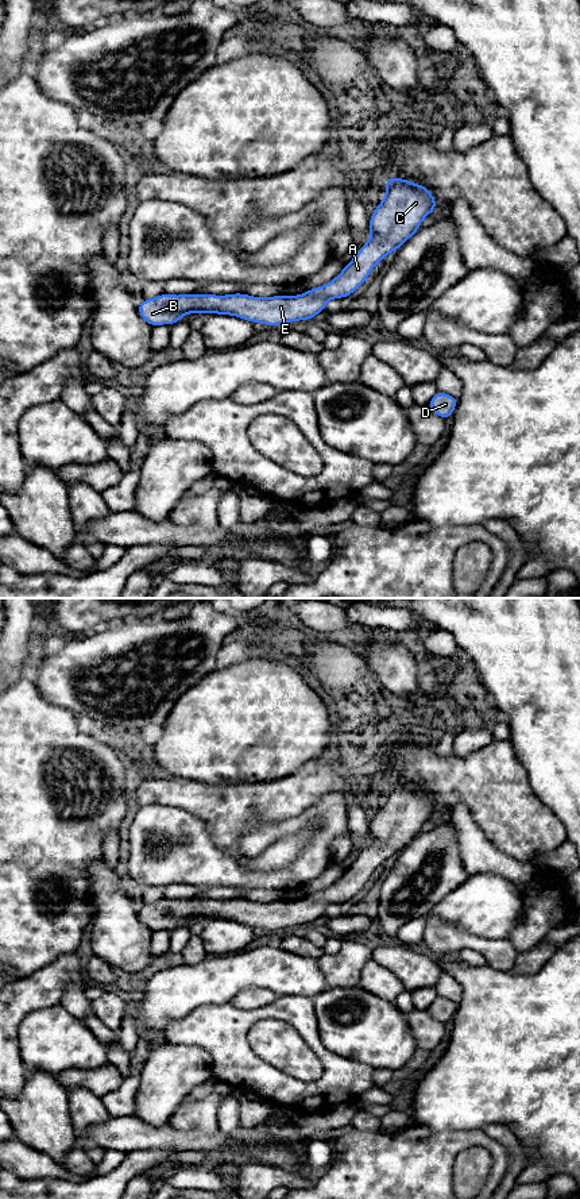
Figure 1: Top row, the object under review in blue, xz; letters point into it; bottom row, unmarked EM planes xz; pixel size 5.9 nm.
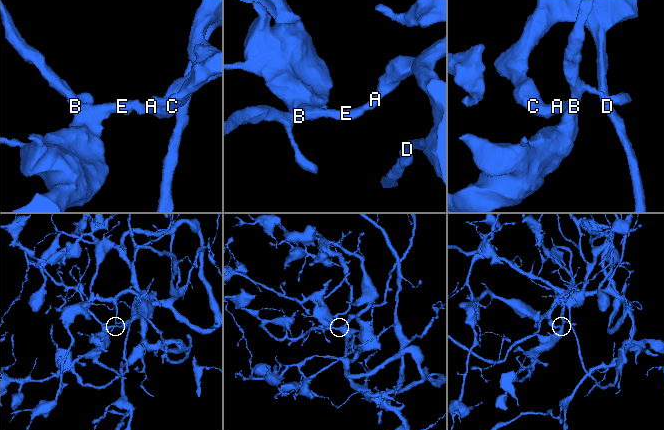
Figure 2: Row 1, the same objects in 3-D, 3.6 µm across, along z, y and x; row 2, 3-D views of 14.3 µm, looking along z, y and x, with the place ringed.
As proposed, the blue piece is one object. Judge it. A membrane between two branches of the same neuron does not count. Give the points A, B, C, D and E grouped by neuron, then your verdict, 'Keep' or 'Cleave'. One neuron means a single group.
Groups: A B C D E. Keep

